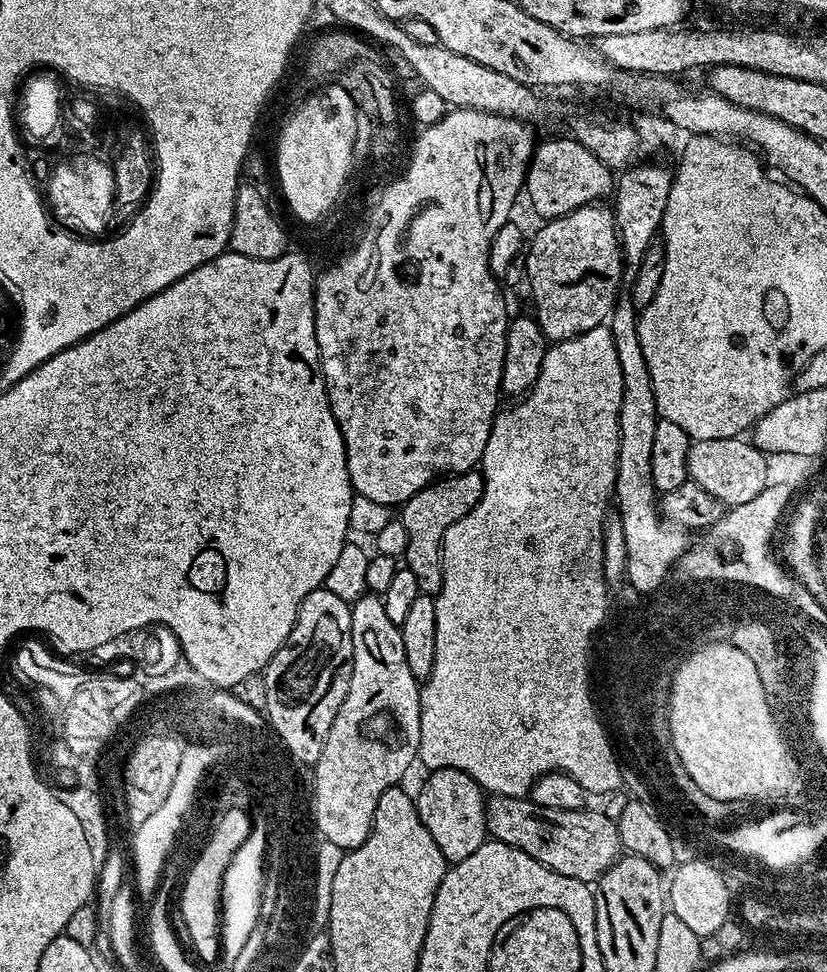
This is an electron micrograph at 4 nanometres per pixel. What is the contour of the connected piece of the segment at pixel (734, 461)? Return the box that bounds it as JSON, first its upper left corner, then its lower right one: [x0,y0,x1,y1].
[688,438,770,506]

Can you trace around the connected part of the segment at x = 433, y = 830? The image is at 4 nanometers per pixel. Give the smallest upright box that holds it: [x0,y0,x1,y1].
[415,768,488,865]

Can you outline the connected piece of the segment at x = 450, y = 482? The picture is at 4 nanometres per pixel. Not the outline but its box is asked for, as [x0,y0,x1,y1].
[399,471,484,597]

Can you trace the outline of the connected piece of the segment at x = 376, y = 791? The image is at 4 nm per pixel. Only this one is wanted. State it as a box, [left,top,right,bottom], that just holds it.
[312,594,421,806]

